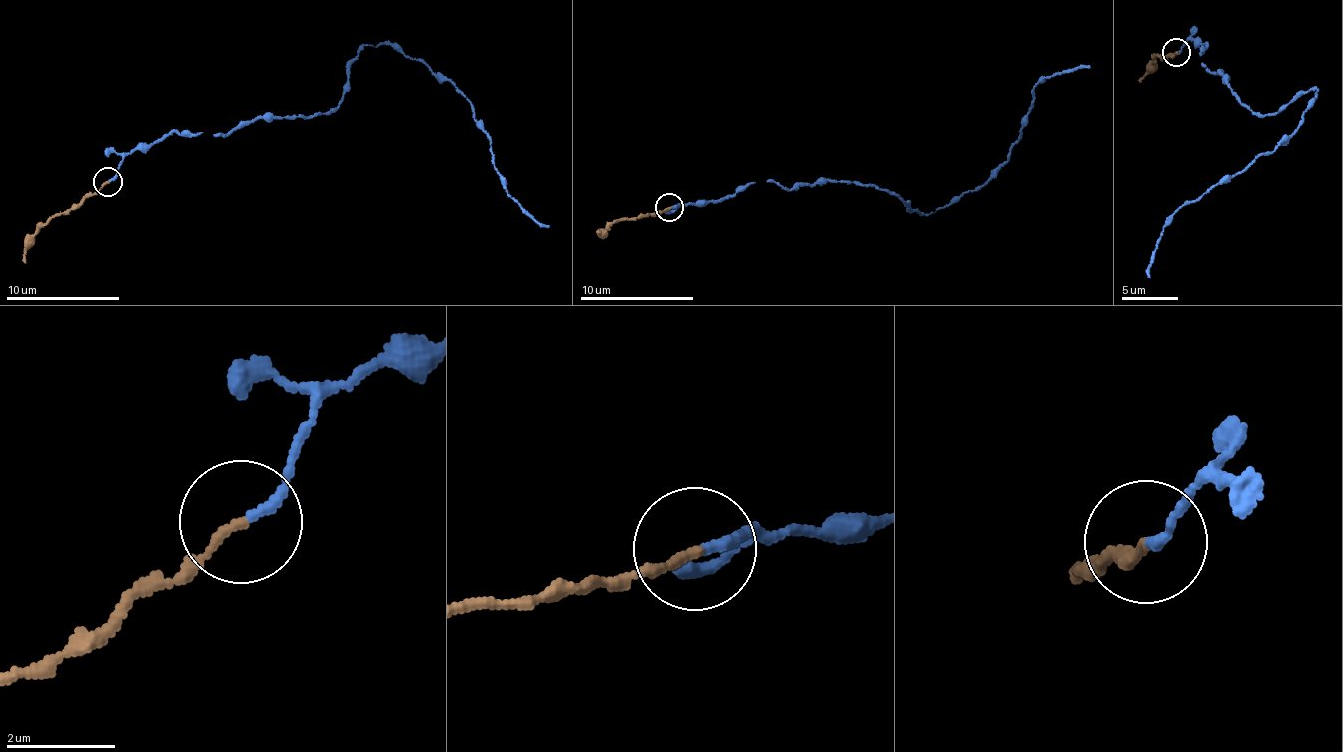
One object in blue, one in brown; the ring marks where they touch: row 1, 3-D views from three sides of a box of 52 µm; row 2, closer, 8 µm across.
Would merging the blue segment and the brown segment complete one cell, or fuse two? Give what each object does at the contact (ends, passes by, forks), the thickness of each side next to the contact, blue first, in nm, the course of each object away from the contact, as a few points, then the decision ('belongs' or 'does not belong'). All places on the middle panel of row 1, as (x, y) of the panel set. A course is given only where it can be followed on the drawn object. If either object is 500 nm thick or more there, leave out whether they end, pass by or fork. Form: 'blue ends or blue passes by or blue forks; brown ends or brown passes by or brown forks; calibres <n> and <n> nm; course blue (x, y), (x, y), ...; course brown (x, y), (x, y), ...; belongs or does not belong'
blue ends; brown ends; calibres 170 and 150 nm; course blue (670, 206), (751, 181), (836, 179), (871, 183), (920, 214), (946, 207), (1008, 159), (1035, 83), (1090, 65); course brown (670, 206), (634, 219), (618, 219), (603, 235), (601, 231); belongs

